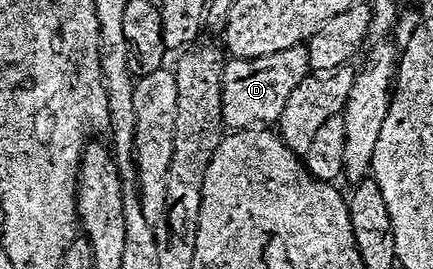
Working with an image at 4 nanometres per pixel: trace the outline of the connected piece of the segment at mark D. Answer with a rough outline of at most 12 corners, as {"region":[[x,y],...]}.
{"region":[[303,43],[229,59],[225,129],[275,125],[309,75]]}

